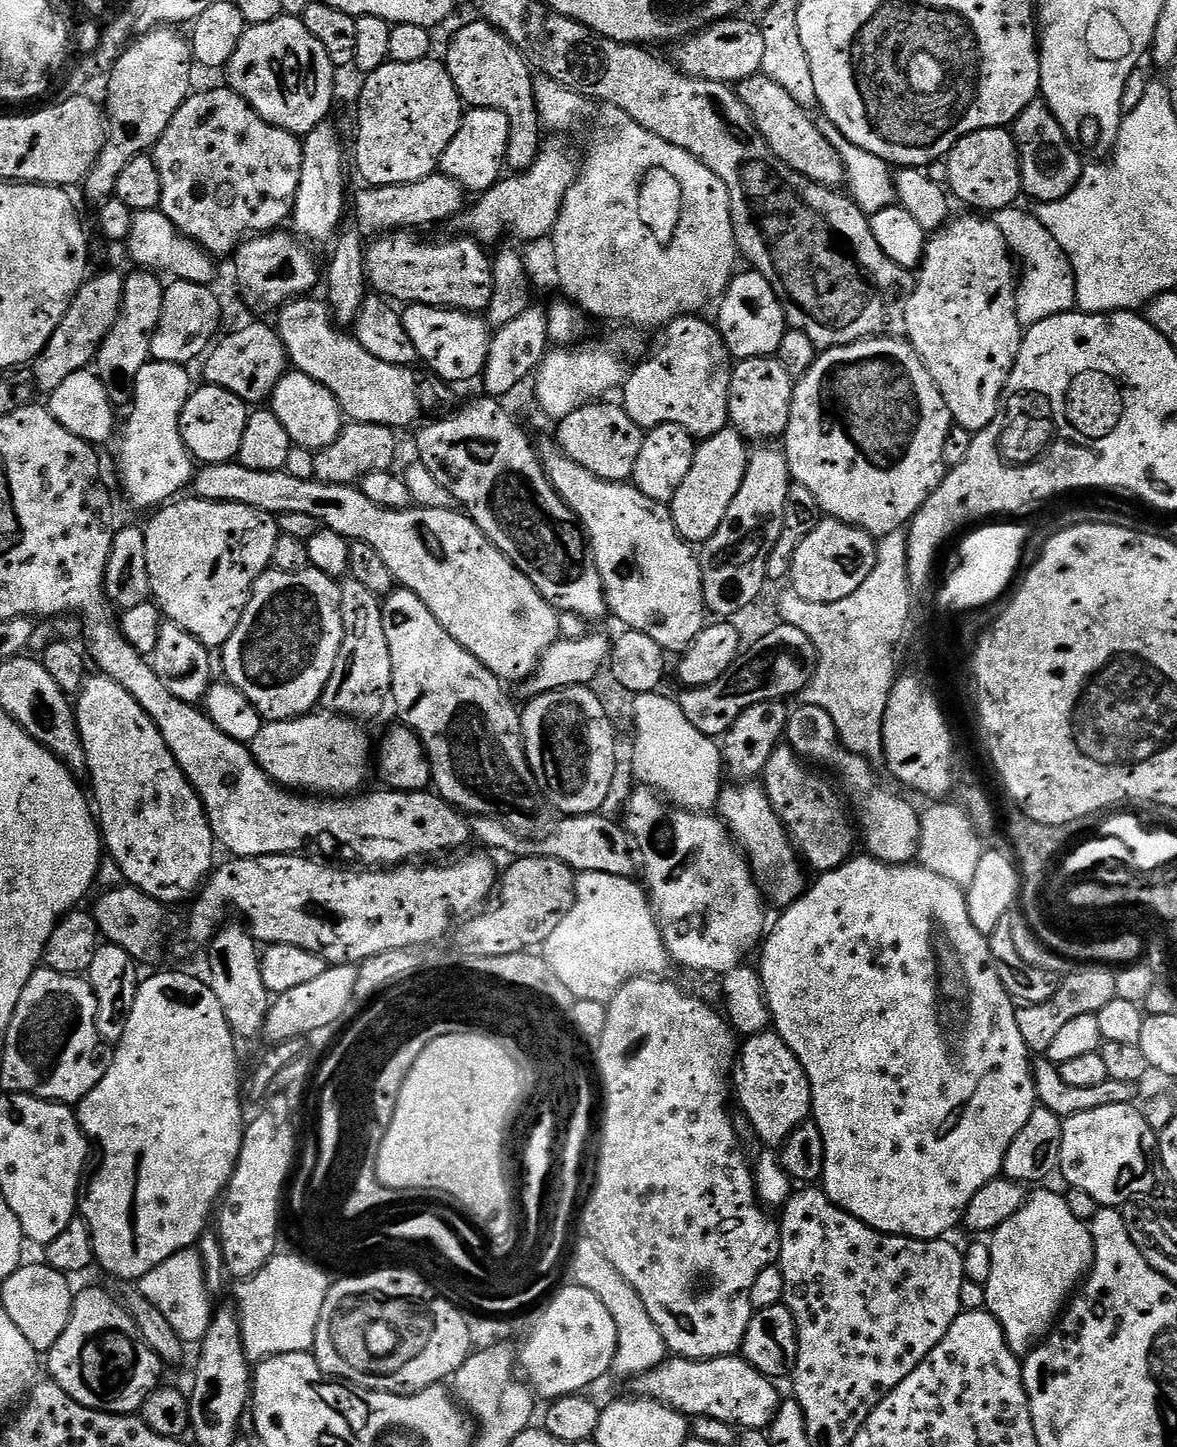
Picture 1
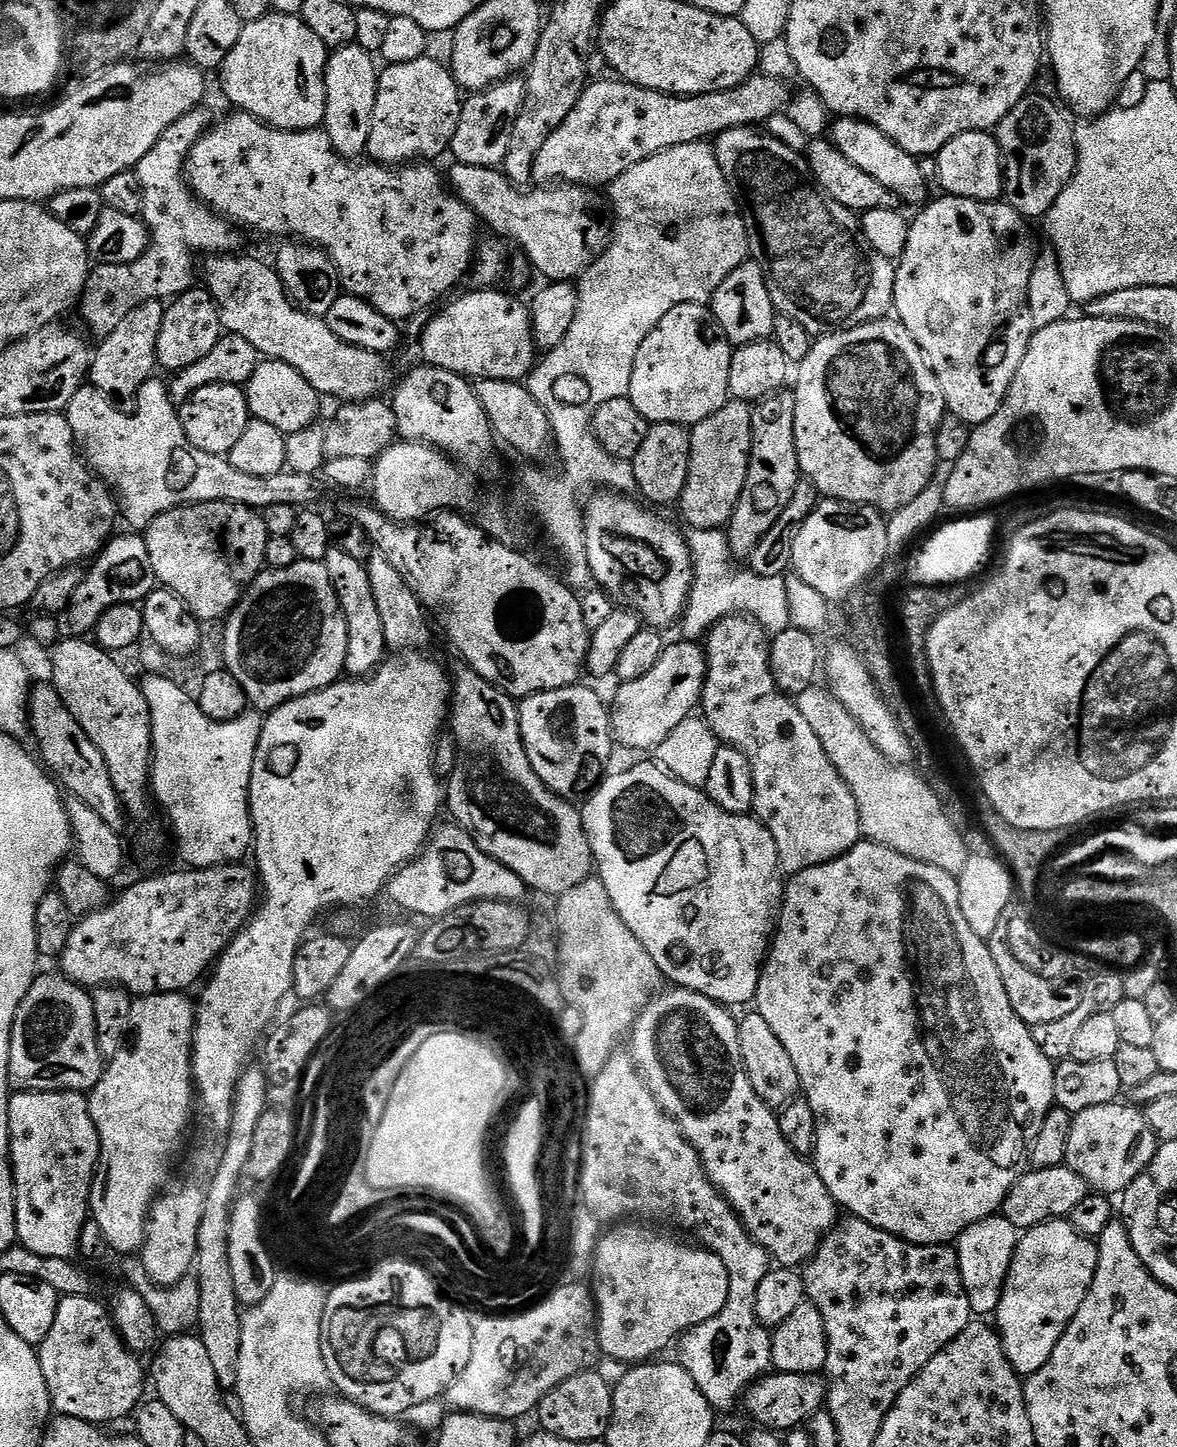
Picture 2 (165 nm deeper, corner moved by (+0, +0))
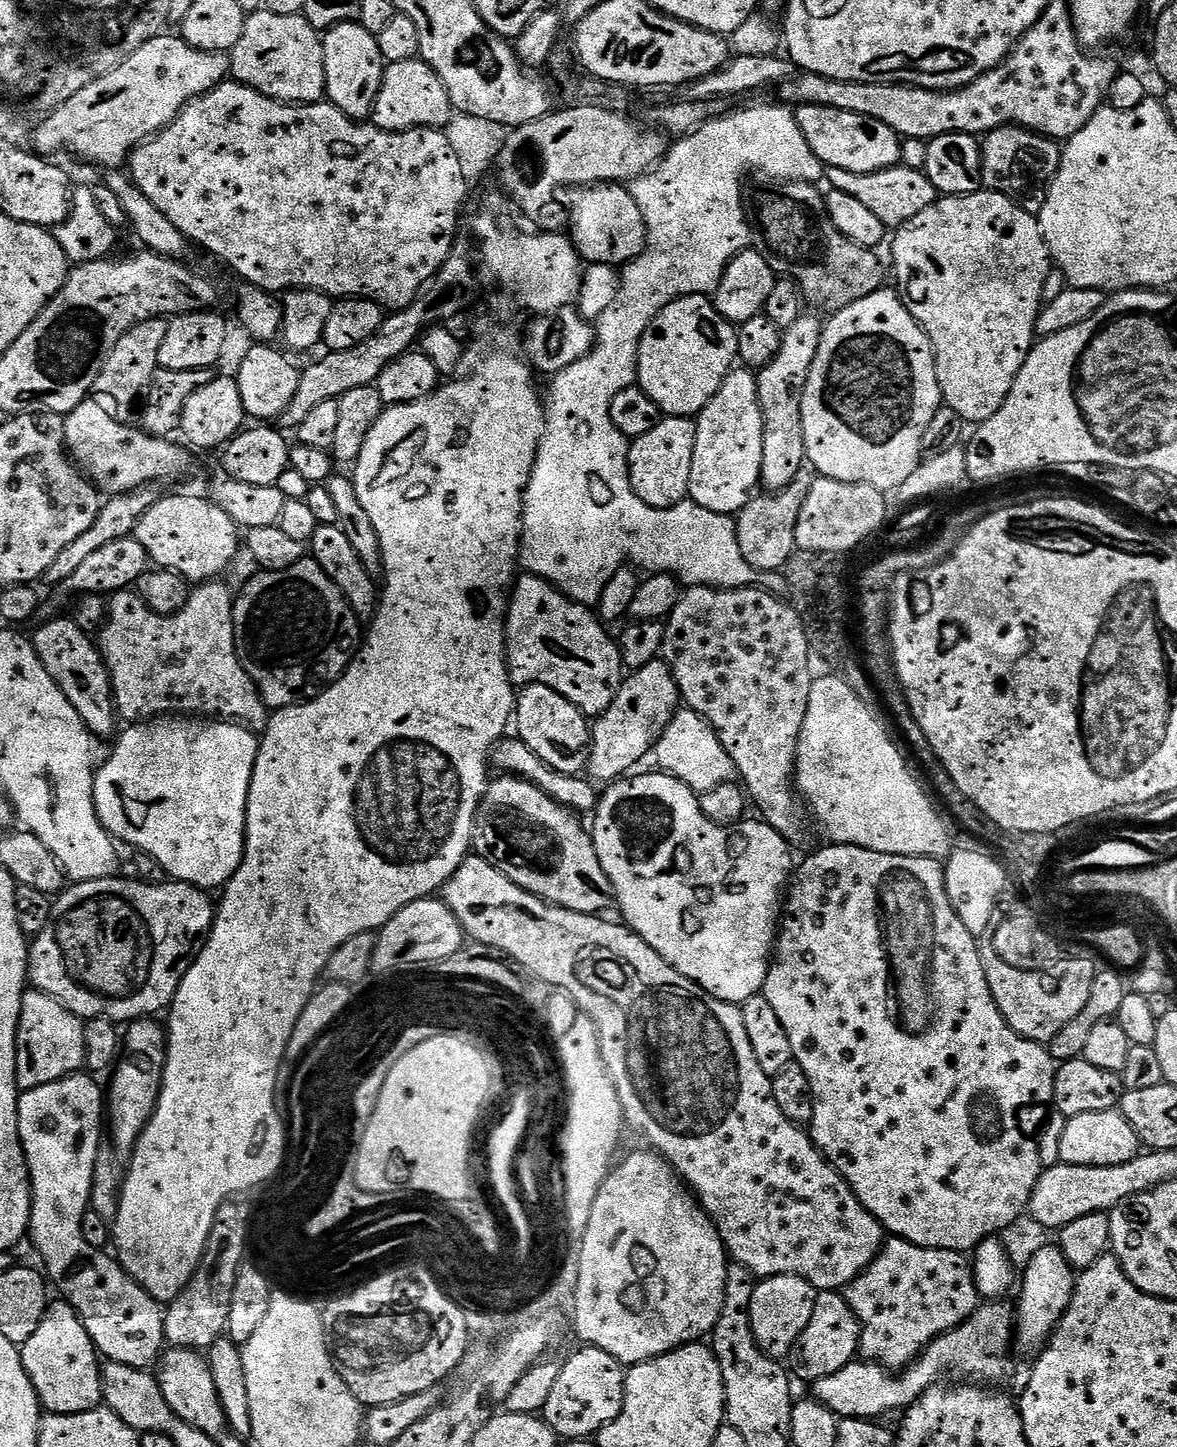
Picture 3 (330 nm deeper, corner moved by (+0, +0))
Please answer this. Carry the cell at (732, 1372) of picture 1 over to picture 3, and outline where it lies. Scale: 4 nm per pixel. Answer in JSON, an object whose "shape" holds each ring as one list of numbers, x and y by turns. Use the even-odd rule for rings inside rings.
{"shape":[[981,1303,965,1324,928,1343,899,1374,889,1374,879,1364,853,1362,842,1366,838,1374,826,1374,826,1378,815,1381,811,1385,811,1395,837,1418,853,1416,859,1420,875,1421,884,1418,880,1416,887,1412,903,1413,927,1388,941,1383,947,1372,968,1382,1000,1380,1008,1368,1008,1347,1011,1349,1014,1344,1014,1308,1006,1303]]}

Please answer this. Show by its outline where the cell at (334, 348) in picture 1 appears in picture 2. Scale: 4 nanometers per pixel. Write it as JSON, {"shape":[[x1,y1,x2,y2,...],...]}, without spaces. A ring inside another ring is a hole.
{"shape":[[212,254,205,259,208,261,205,264,203,261,202,264,203,287,216,299,216,305,220,307,220,320,231,335,246,338,246,342,250,342,250,346,254,346,254,350,260,353,261,357,281,360,294,366,294,370,298,370,298,374,302,374,302,378,306,378,306,382,310,382,310,386,314,386,314,390,320,393,321,397,333,396,336,402,375,400,393,387,392,368,383,355,355,348,338,338,325,317,312,316,292,303,291,296,285,292,284,284,280,281,280,275,271,263,263,264,252,256,244,255]]}

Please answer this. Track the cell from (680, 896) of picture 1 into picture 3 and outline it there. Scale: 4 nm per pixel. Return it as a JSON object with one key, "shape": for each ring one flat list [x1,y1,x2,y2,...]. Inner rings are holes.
{"shape":[[656,770,653,776,648,776,644,780,644,788,640,784,632,784,628,788,628,796,620,796,614,805,605,803,599,809,598,817,600,821,596,824,596,829,591,829,590,835,592,843,596,845,598,862,602,862,602,870,606,870,606,878,610,878,612,891,614,893,614,904,622,915,623,923,627,924,632,931,645,940,649,946,678,974,690,978,690,982,697,984,702,990,706,990,714,998,718,998,727,1004,743,1006,750,998,761,995,766,982,768,965,774,955,774,949,778,939,778,929,782,923,782,901,786,896,786,889,790,884,790,877,794,872,792,864,792,852,789,841,778,830,774,830,769,824,761,822,759,819,751,820,745,818,739,824,729,824,727,827,716,824,710,818,702,814,700,796,690,786,686,786,685,780,679,780,669,776,663,770]]}

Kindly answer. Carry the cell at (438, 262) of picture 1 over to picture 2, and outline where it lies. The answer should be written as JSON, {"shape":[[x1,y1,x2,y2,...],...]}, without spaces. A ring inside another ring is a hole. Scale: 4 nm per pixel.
{"shape":[[236,110,231,114,233,116,228,116,225,120,217,119,211,129,204,133,203,138,192,147,188,155,186,169,188,186,195,192,196,197,207,204,213,212,231,220,233,225,241,229,249,228,250,231,261,232,264,236,284,236,289,232,292,235,289,237,297,241,314,244,317,248,324,249,338,270,341,289,347,295,368,301,382,315,388,316,395,322,408,322,413,316,427,313,426,310,431,304,438,303,463,276,465,279,471,273,478,243,478,235,476,236,478,221,476,215,470,210,470,206,466,206,458,199,455,192,446,187,445,177,443,180,439,170,432,168,436,166,428,162,409,162,399,166,385,166,375,162,360,164,364,162,353,162,347,160,345,156,340,156,334,148,334,142,330,142,328,135,320,128,311,128,305,132,287,132,271,128,269,124,263,124,248,112]]}

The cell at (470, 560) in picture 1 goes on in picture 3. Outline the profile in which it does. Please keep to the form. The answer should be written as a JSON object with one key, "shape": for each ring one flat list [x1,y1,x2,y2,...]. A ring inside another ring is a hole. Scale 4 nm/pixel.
{"shape":[[521,575,510,593,508,619,504,621,504,645,508,651,508,673,512,676,513,685,541,684,553,688,562,694,562,698,578,706,585,716,600,716,614,702,626,675,619,643,607,631,611,632,589,605,565,596,555,584,546,582,541,576]]}

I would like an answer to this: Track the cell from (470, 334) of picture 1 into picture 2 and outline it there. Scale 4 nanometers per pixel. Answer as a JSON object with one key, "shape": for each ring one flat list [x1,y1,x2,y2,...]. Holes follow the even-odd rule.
{"shape":[[471,290,460,296,433,320,429,319,419,337,423,363,450,370,469,381,527,381,538,363,533,332,533,309,516,296,501,290]]}

